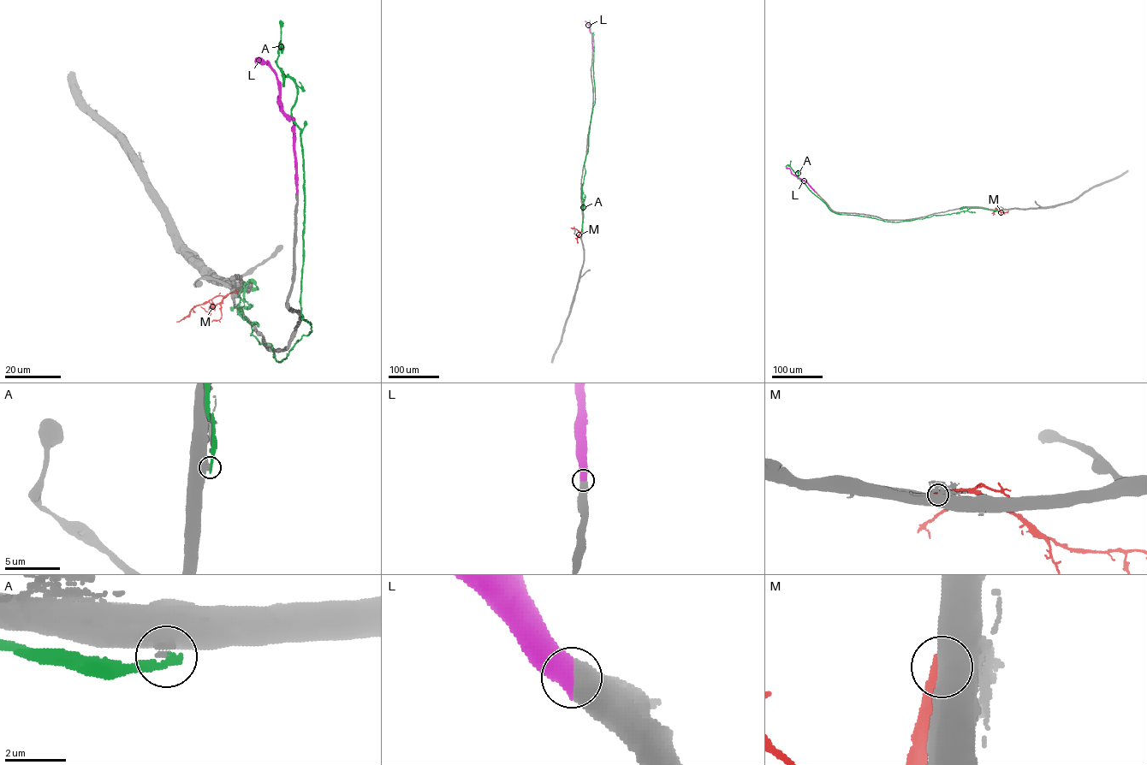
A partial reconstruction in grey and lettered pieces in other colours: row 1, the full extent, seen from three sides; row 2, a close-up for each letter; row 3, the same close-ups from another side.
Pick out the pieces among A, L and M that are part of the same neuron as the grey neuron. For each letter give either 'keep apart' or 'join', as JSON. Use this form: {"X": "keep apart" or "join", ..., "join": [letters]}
{"A": "keep apart", "L": "join", "M": "keep apart", "join": ["L"]}

